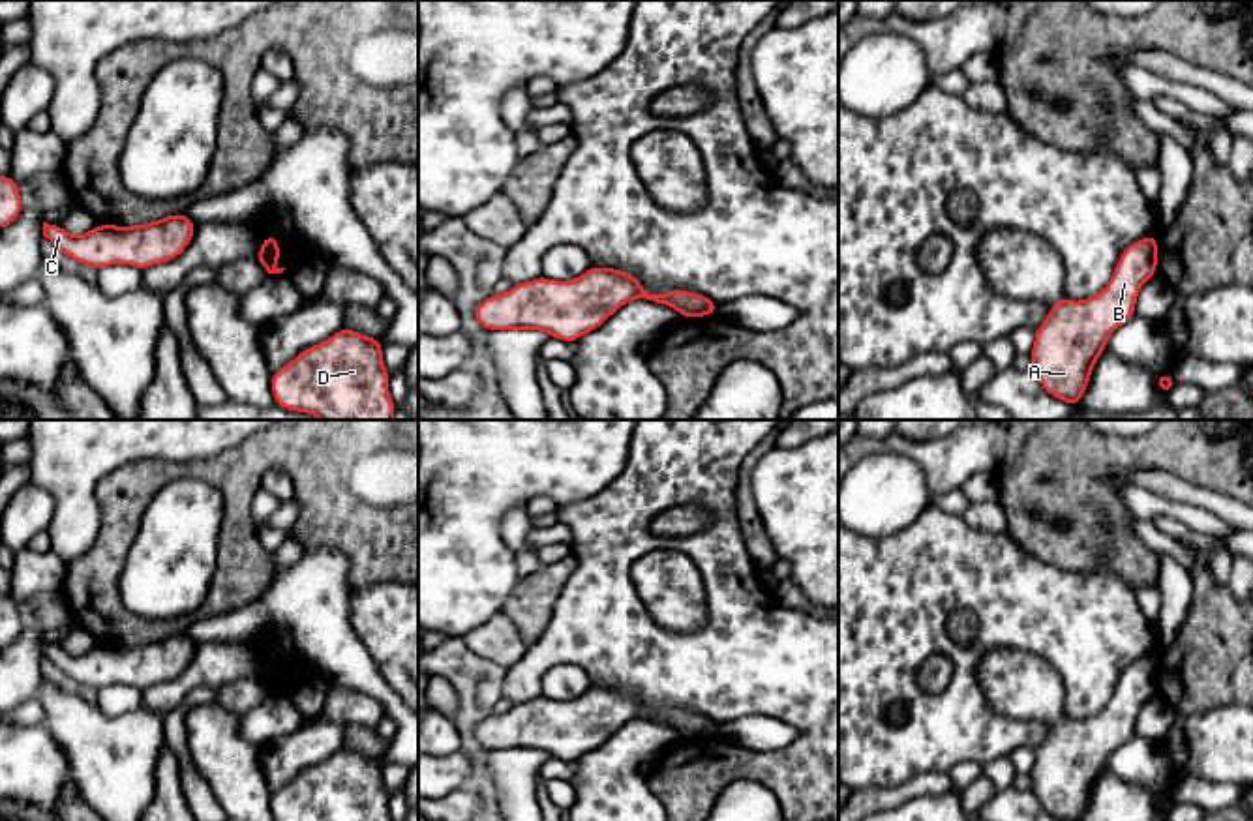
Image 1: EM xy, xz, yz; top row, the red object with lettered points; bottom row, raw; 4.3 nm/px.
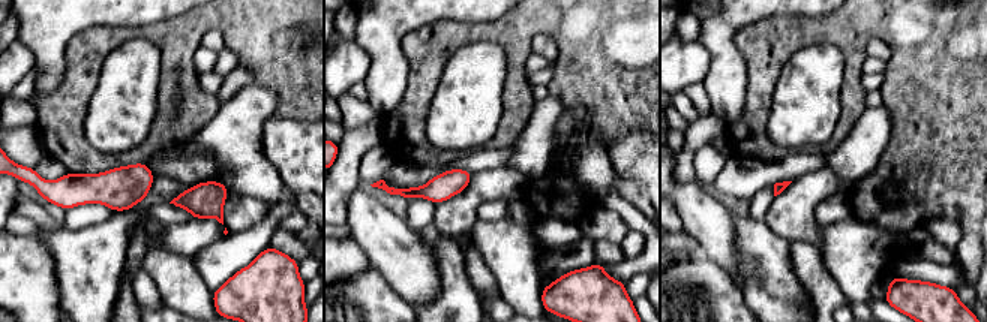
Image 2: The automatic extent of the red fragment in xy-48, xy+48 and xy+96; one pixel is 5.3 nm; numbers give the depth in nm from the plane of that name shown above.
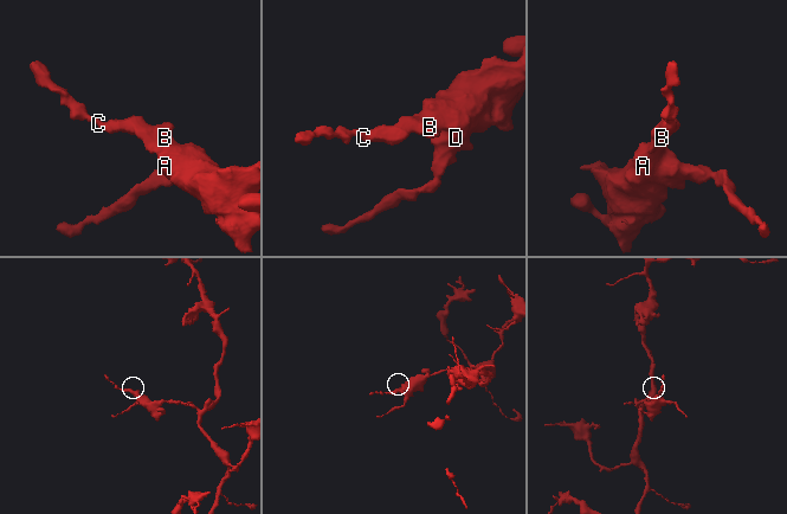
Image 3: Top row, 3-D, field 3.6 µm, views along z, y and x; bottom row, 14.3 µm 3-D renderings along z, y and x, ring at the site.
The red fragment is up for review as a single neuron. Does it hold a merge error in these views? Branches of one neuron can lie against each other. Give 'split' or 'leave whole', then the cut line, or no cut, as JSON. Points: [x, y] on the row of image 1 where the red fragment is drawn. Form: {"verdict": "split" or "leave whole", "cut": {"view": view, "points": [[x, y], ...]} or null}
{"verdict": "leave whole", "cut": null}

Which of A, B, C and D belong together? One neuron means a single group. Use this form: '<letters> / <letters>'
A B C D

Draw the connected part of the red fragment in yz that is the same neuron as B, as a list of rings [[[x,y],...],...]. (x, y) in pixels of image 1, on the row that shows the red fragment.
[[[1150,234],[1125,247],[1099,294],[1082,302],[1062,296],[1050,304],[1030,351],[1032,371],[1045,392],[1079,407],[1109,336],[1137,315],[1139,291],[1155,274],[1157,234]]]

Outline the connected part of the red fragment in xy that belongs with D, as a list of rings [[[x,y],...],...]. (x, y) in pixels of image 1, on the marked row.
[[[341,328],[272,373],[274,403],[321,420],[394,420],[379,337]]]

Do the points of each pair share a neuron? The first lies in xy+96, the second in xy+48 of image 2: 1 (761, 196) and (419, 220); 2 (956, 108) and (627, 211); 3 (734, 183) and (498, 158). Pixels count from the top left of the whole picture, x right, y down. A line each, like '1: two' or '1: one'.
1: one
2: two
3: one

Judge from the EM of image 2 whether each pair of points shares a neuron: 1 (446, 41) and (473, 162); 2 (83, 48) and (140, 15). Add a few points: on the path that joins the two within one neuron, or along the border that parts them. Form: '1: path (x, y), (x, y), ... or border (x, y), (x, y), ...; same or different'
1: border (456, 155), (444, 166), (423, 166); different
2: border (155, 23), (135, 27), (93, 26), (86, 30); different

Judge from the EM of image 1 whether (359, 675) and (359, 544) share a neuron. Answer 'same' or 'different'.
different

